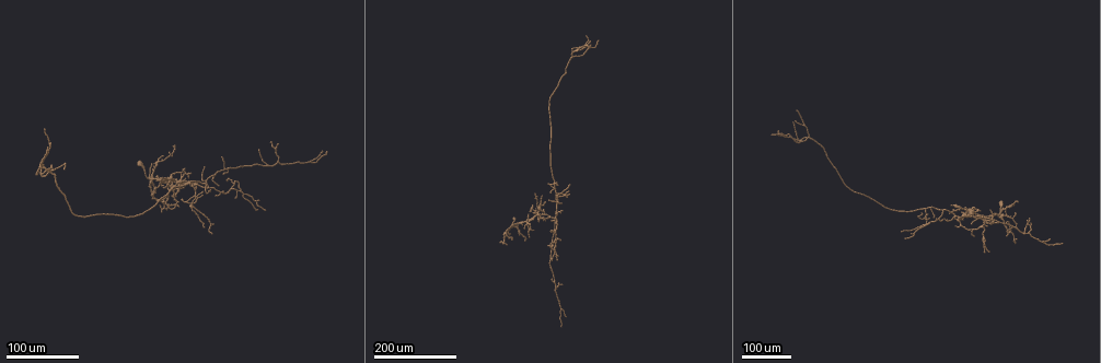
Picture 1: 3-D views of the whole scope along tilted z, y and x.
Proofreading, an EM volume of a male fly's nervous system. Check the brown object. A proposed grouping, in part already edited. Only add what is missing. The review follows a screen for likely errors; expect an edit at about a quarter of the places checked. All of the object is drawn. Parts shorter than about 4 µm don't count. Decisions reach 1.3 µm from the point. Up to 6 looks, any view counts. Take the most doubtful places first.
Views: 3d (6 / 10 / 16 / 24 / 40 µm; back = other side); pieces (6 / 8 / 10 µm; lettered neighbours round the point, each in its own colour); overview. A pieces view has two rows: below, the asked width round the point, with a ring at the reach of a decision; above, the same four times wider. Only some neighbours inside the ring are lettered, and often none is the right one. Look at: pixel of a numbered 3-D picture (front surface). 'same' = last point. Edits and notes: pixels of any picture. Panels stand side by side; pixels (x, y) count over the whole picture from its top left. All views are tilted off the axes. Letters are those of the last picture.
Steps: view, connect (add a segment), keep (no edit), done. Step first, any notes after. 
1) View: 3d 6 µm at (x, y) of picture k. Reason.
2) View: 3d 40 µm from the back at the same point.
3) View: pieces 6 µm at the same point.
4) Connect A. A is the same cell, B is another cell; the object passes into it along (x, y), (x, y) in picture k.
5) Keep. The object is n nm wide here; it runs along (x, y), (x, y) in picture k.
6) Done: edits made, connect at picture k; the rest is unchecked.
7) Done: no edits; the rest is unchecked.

View: 3d 40 µm at (528, 212) of picture 1. Branch stops here.

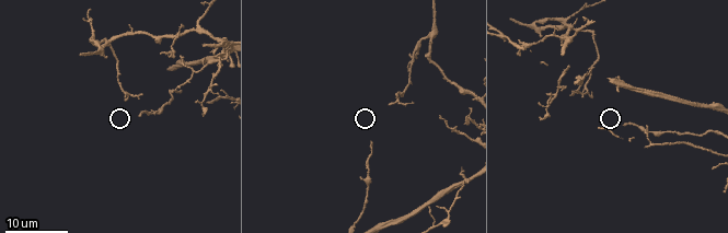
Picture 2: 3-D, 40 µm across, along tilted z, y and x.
View: pieces 6 µm at (623, 124) of picture 2.

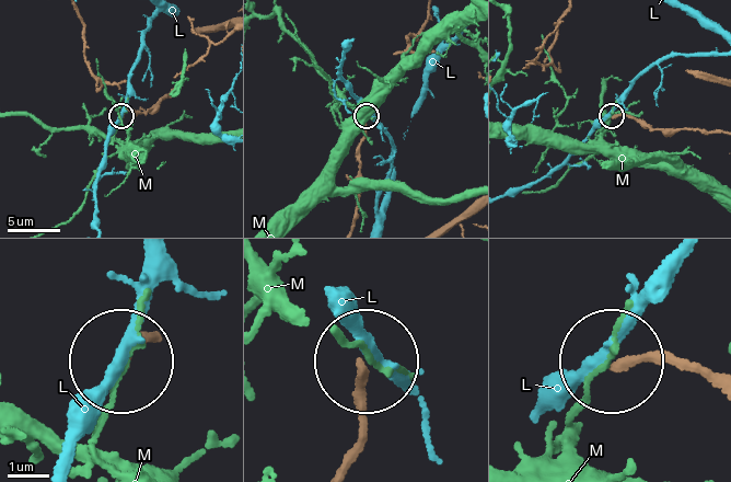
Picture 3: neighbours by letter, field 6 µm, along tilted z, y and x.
Keep. L and M are other cells; no lettered segment goes on from it.

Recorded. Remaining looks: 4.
View: 3d 24 µm at (774, 133) of picture 1.

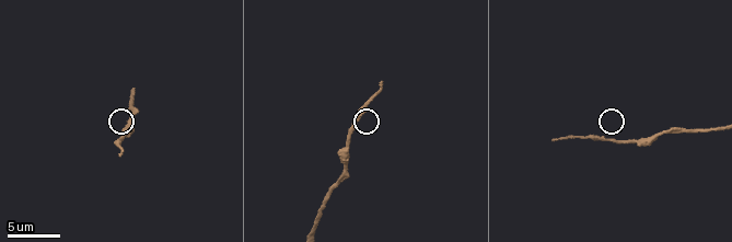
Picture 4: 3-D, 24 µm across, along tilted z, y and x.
View: pieces 10 µm at (382, 85) of picture 4. See the neighbours.

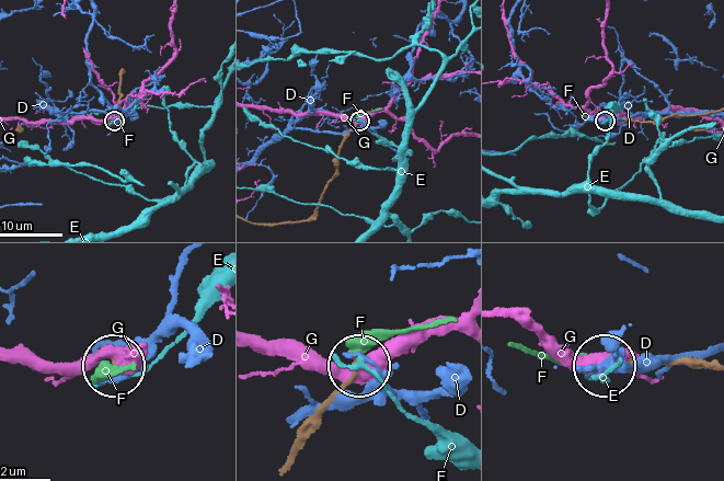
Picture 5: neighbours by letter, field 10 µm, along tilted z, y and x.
Connect F. F is the same cell, D, E and G are other cells; it goes on there.

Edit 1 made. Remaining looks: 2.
View: 3d 40 µm at (176, 183) of picture 1. An open end.

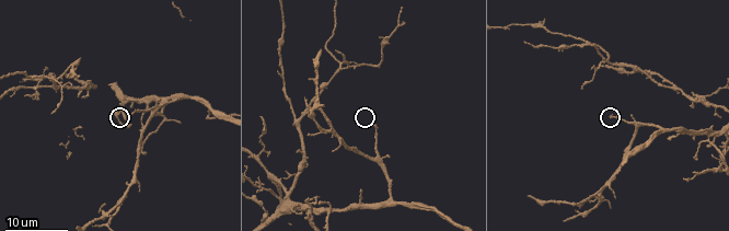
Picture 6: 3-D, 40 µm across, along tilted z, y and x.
View: pieces 10 µm at (610, 115) of picture 6.

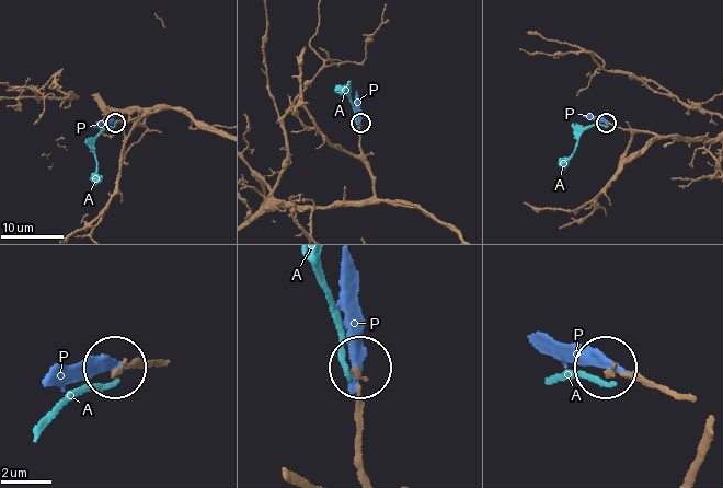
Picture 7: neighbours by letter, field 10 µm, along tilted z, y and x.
Keep. A and P are other cells; it runs along (681, 393), (608, 372) in picture 7; none of them fits.

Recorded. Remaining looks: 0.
Done: edits made, connect at picture 5; the rest is unchecked.

